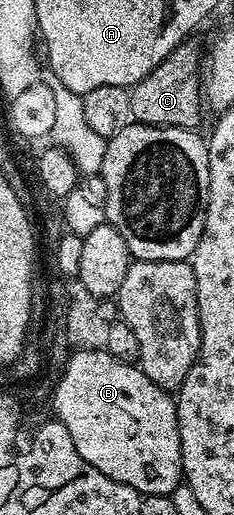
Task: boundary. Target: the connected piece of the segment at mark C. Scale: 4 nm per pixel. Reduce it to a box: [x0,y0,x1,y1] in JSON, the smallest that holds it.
[129,40,203,130]

